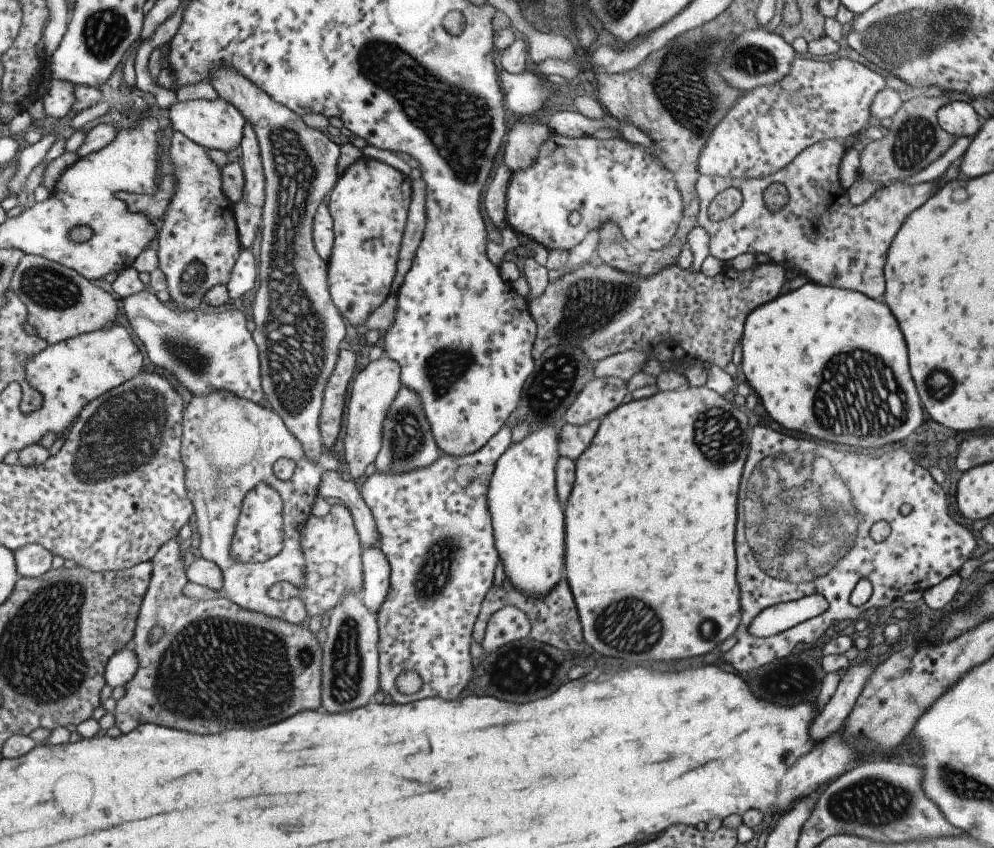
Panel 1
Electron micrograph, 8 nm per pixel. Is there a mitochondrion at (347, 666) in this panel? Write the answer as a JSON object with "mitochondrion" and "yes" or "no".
{"mitochondrion":"yes"}

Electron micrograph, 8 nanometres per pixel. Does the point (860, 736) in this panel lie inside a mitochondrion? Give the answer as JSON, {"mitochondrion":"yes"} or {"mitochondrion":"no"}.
{"mitochondrion":"no"}

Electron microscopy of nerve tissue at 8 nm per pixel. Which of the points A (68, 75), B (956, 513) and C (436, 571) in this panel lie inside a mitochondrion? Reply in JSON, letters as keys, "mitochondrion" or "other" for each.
{"A":"other","B":"other","C":"mitochondrion"}

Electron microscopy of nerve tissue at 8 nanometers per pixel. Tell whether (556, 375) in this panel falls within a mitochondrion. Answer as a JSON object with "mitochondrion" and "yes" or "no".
{"mitochondrion":"yes"}

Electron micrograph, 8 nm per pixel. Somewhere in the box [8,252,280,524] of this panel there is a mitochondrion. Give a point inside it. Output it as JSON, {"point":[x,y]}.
{"point":[122,432]}

